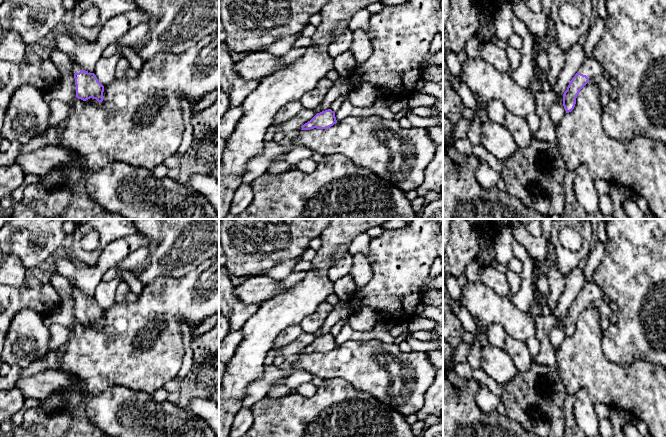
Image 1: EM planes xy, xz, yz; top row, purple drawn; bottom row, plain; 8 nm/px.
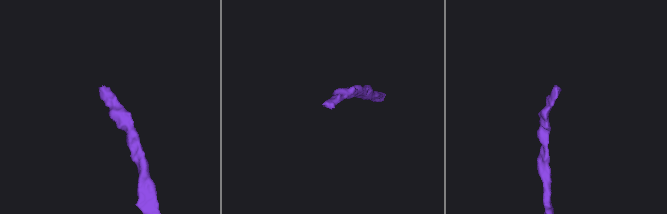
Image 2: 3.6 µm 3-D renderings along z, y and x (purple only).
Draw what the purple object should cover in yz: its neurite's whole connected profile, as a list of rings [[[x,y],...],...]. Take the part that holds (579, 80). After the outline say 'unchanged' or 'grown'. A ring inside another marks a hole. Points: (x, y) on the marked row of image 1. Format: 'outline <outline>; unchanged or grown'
outline [[[585,56],[582,66],[572,78],[567,90],[563,94],[563,106],[566,113],[574,109],[580,90],[590,83],[590,79],[596,75],[603,75],[604,72],[604,68],[595,58]]]; grown

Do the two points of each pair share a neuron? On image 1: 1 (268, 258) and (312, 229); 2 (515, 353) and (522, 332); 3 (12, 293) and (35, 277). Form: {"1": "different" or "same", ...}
{"1": "same", "2": "different", "3": "same"}

